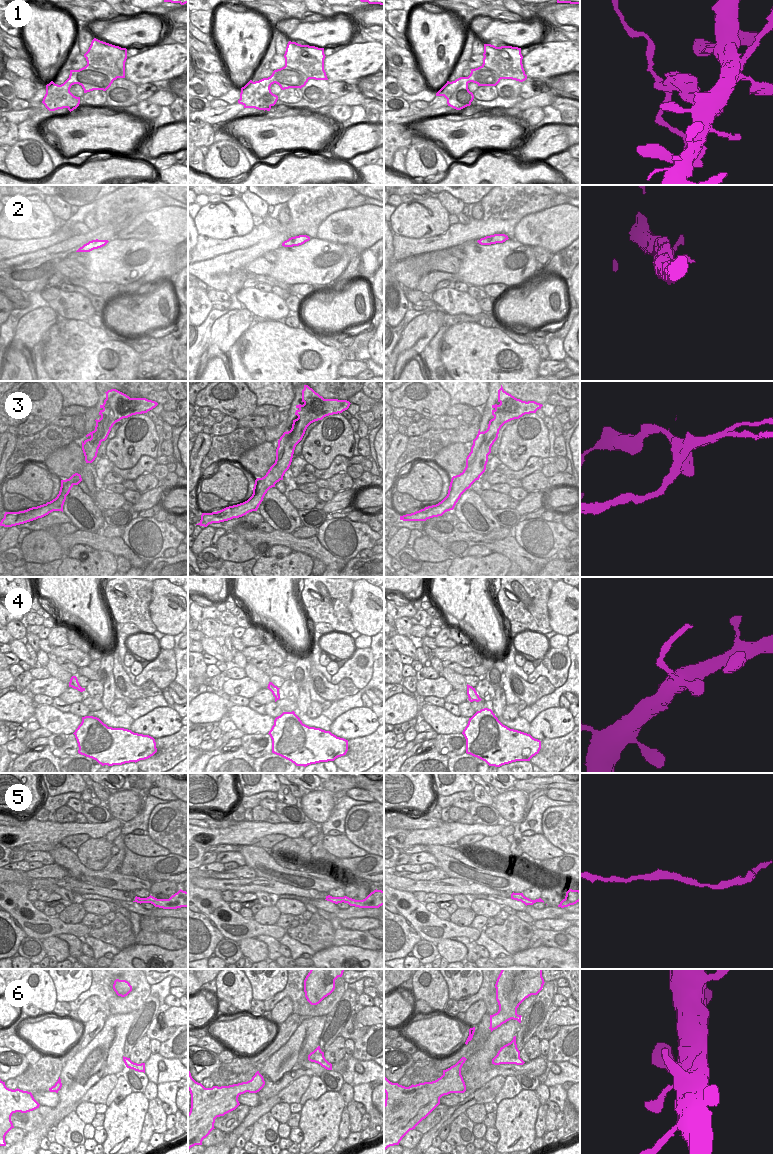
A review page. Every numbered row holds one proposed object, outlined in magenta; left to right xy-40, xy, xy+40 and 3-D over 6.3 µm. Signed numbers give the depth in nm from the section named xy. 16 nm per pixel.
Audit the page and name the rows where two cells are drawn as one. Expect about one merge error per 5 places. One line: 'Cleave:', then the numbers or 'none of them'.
Cleave: 1, 3, 4

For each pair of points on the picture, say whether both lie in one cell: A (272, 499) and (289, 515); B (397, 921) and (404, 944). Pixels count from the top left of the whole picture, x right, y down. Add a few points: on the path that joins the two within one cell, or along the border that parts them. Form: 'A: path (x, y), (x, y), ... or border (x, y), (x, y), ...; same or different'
A: path (276, 502), (285, 511); same
B: path (397, 927), (398, 938); same

